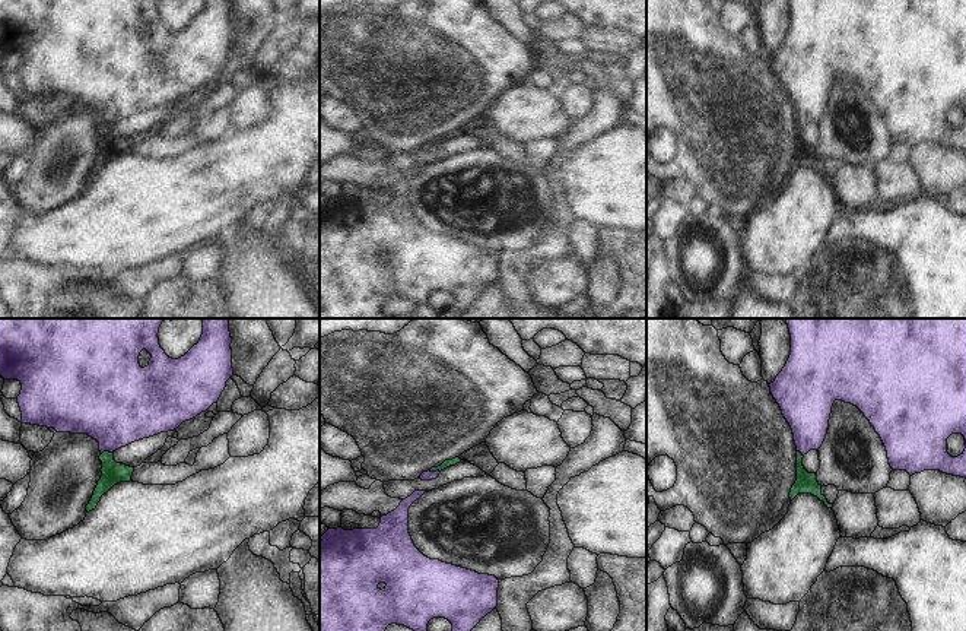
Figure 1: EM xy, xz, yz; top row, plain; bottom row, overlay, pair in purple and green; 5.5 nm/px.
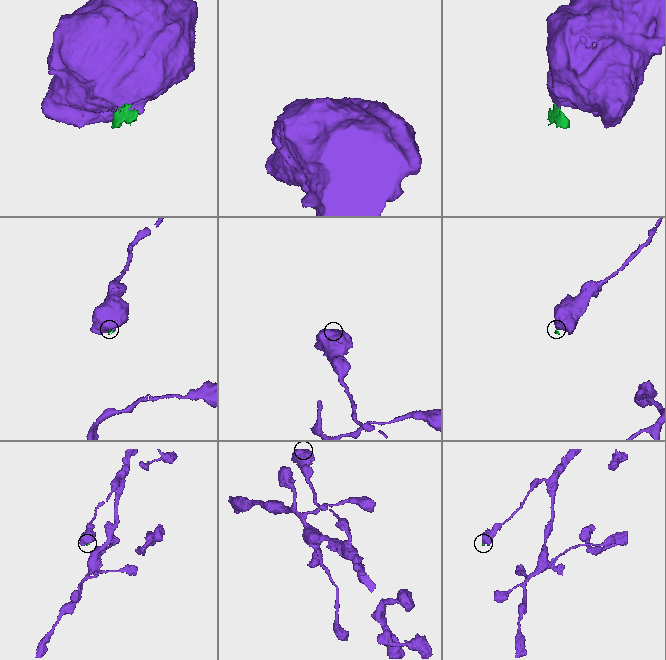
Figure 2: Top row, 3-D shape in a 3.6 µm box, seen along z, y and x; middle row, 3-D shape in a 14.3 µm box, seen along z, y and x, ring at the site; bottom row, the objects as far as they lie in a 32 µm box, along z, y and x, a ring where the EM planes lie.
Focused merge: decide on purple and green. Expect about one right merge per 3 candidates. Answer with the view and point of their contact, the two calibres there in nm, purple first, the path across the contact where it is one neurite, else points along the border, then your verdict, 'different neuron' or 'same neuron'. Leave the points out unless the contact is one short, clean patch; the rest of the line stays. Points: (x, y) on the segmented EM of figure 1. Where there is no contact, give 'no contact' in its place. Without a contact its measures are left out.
xy (107, 450) | 440/120 nm | along xy (113, 450), (101, 454) | different neuron

